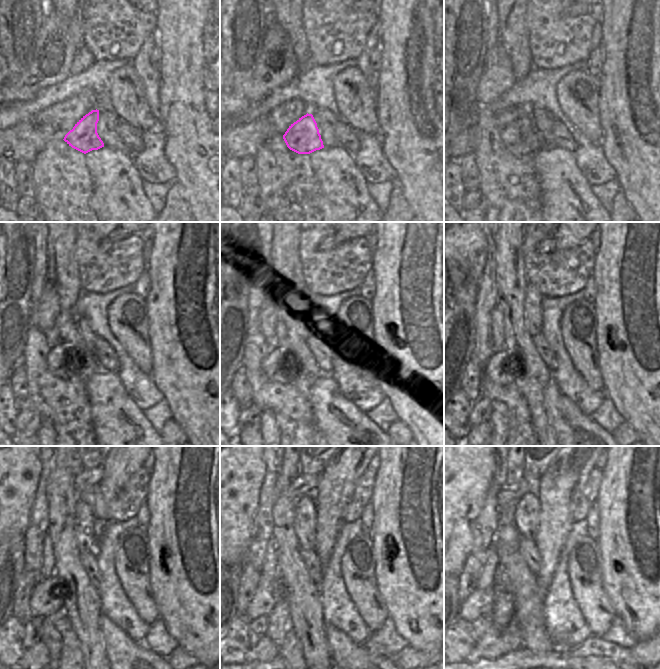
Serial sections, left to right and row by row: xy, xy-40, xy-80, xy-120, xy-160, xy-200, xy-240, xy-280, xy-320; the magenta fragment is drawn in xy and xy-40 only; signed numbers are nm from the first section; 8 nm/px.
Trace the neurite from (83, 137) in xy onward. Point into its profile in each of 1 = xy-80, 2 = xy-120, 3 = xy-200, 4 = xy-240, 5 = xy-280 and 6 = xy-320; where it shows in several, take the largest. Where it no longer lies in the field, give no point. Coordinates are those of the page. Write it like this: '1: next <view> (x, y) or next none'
1: next xy-80 (521, 137)
2: next xy-120 (60, 363)
3: next xy-200 (503, 367)
4: next xy-240 (48, 596)
5: next xy-280 (266, 597)
6: next xy-320 (480, 602)

